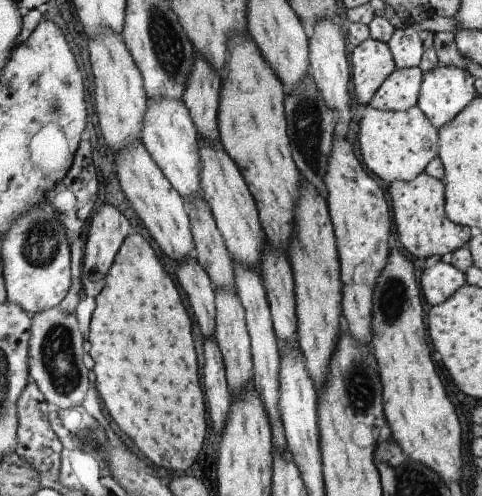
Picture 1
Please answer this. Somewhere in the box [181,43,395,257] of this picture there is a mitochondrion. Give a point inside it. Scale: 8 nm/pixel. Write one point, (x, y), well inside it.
(305, 115)

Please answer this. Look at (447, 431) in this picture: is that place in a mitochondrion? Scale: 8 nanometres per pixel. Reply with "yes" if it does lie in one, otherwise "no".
no

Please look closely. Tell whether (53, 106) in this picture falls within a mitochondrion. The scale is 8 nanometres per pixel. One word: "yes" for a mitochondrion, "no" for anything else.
yes

